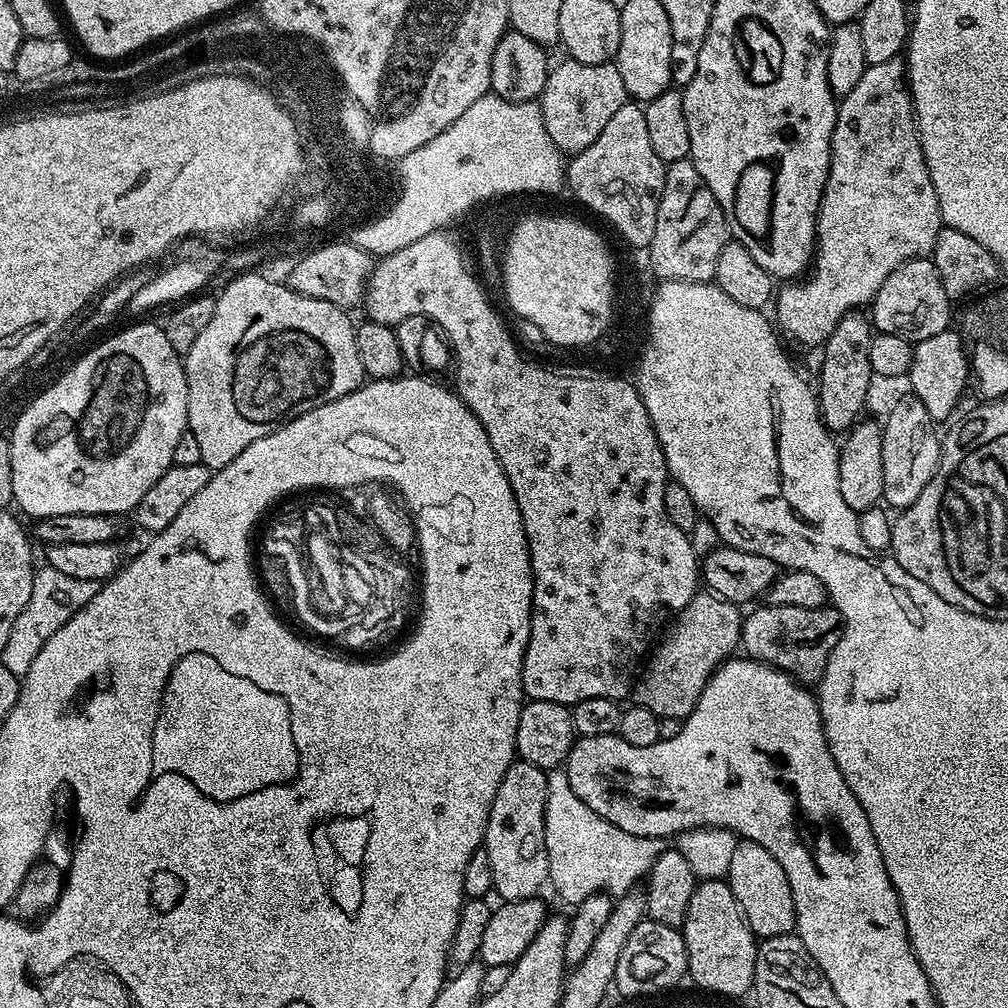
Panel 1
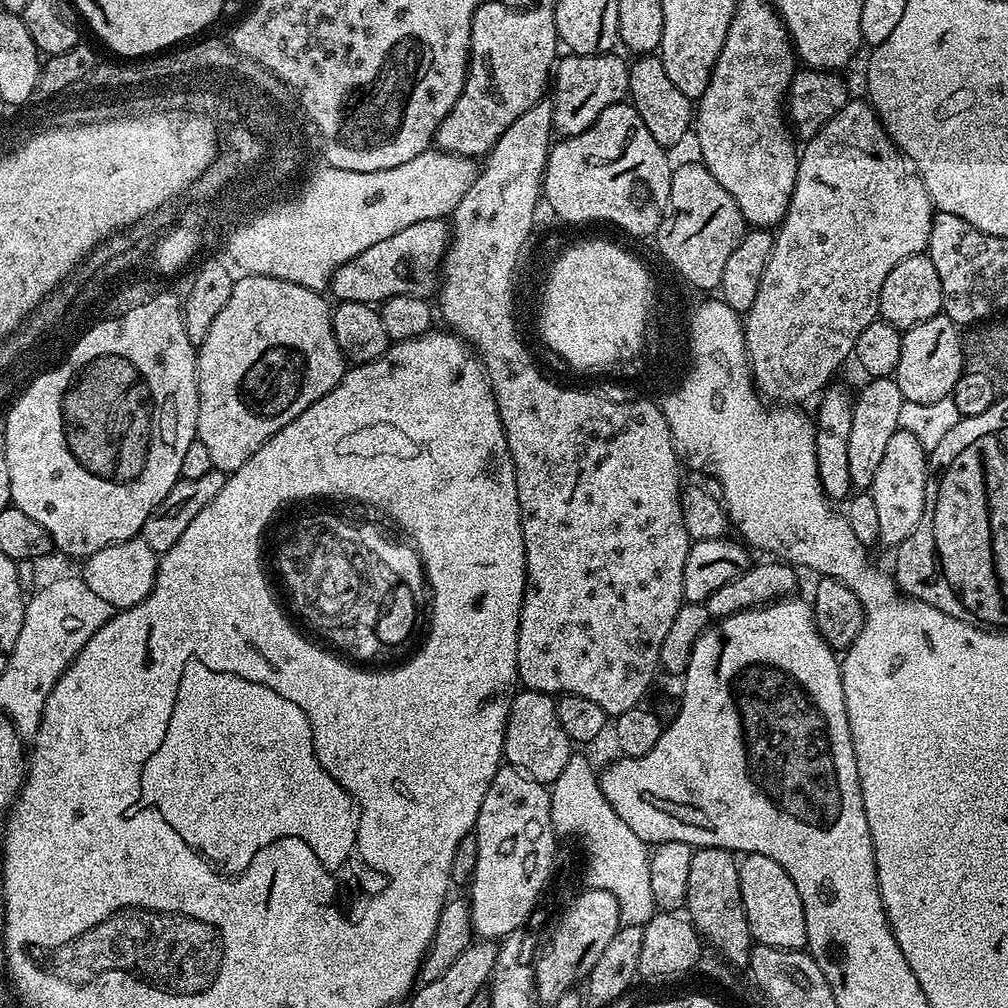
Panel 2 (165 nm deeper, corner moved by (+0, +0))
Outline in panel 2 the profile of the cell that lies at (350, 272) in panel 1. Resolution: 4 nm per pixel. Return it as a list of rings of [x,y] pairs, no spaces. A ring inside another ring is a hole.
[[[447,219],[414,222],[414,226],[406,226],[406,230],[398,230],[382,242],[374,242],[374,246],[370,246],[370,250],[362,250],[362,254],[350,258],[350,262],[346,262],[333,274],[330,281],[330,292],[336,295],[337,301],[349,300],[373,306],[379,306],[395,296],[431,297],[431,292],[433,295],[437,291],[438,281],[442,276],[444,251],[448,249],[449,239],[450,224]]]

